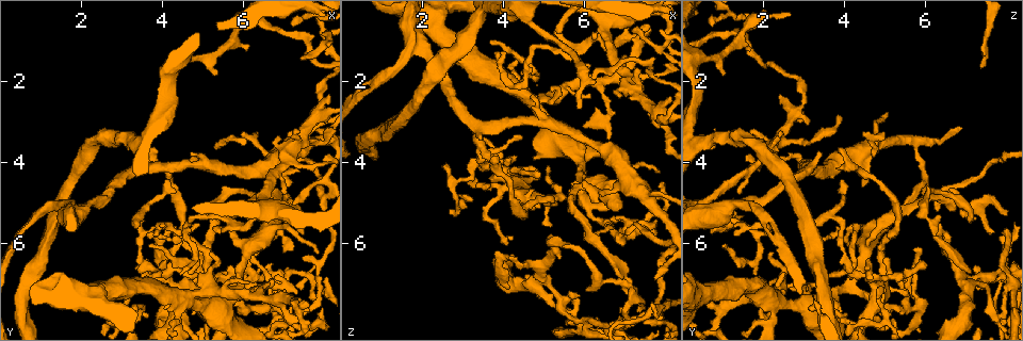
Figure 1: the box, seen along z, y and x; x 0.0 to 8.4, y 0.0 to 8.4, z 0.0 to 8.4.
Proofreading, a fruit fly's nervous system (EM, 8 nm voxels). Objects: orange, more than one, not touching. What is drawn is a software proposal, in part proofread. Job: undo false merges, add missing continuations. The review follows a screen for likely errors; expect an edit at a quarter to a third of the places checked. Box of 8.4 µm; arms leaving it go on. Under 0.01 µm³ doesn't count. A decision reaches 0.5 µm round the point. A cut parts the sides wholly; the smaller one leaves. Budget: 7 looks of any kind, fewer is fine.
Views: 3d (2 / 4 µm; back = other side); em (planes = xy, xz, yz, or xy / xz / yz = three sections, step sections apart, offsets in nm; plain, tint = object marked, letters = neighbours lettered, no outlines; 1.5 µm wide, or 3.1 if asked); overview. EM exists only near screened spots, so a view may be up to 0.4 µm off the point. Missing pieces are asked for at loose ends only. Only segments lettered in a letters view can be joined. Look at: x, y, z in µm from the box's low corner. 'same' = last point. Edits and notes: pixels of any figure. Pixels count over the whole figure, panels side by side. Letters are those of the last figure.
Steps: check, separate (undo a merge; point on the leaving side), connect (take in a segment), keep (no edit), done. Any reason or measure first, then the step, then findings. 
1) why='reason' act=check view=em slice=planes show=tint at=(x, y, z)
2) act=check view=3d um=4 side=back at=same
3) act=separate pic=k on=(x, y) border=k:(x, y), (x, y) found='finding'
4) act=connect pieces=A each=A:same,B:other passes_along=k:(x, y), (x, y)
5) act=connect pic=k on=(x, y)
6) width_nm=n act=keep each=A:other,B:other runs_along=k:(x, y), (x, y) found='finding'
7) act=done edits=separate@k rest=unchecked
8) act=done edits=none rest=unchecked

why='an open end' act=check view=3d um=4 at=(6.30, 3.20, 5.00)

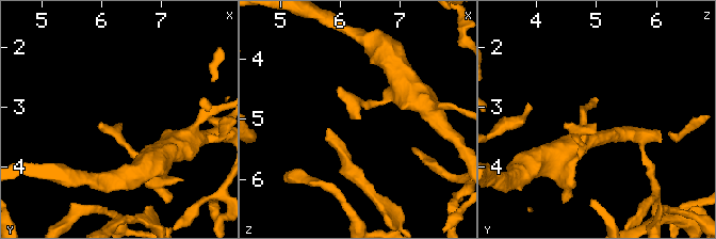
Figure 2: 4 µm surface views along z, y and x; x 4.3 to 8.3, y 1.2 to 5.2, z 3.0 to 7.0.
act=check view=em slice=planes show=letters at=(6.30, 3.25, 4.95)

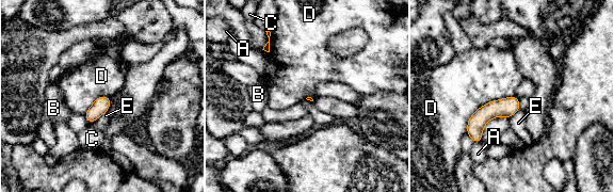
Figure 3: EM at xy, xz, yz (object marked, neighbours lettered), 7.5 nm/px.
act=keep each=A:other,B:other,C:other,D:other,E:other border=3:(515, 95), (482, 105), (466, 133) found='none of them fits'

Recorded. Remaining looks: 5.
why='sharp bend' act=check view=em slice=yz step=4 show=tint at=(6.95, 5.20, 6.85)

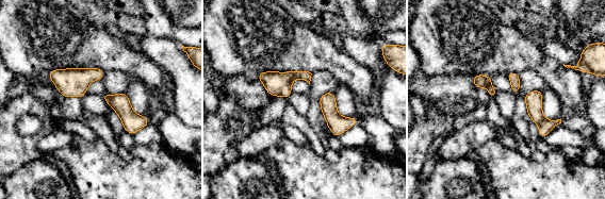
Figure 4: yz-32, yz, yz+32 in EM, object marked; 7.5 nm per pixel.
act=check view=em slice=xy step=8 show=letters at=same

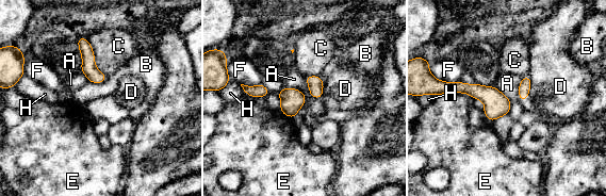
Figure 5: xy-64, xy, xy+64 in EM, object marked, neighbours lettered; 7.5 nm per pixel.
width_nm=30 act=keep each=A:other,B:other,C:other,D:other,E:other,F:other,H:other runs_along=5:(439, 91), (470, 88), (508, 105) found='continuous, no second cell'

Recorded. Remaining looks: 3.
why='an open end' act=check view=3d um=2 at=(7.65, 7.45, 0.60)

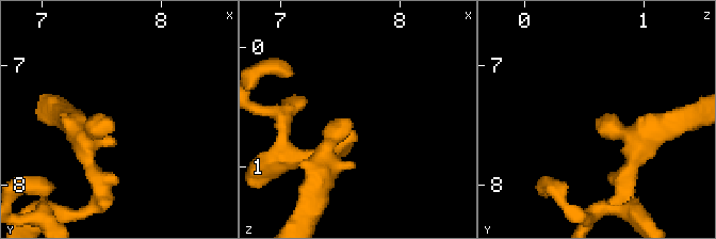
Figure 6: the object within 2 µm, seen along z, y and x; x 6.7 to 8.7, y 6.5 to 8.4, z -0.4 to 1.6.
act=check view=em slice=yz step=4 show=tint at=(7.62, 7.46, 0.66)

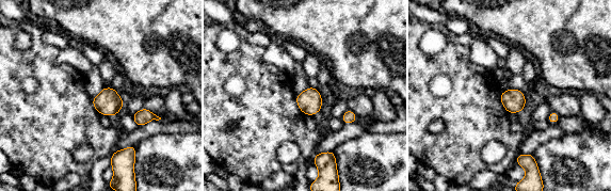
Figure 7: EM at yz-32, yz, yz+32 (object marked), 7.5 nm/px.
act=check view=em slice=planes show=letters at=same

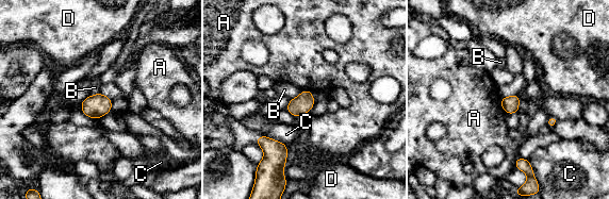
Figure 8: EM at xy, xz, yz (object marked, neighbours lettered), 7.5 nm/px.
act=keep each=A:other,B:other,C:other,D:other border=8:(500, 97), (500, 106), (506, 113) found='none of them fits'

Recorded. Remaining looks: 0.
act=done edits=none rest=unchecked

